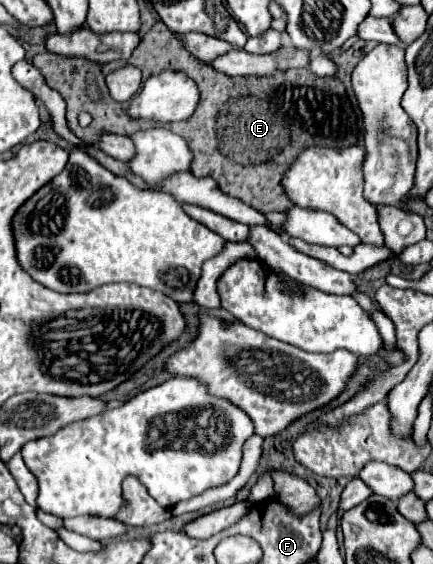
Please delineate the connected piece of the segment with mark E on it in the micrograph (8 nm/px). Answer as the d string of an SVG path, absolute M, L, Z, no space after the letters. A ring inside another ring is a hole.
M156 22L154 28L142 38L128 64L140 68L142 82L168 68L182 70L198 82L200 106L196 116L188 122L166 124L166 128L186 138L192 146L192 174L196 178L214 178L224 194L242 200L262 214L286 212L294 206L284 192L282 178L302 150L310 146L348 148L358 144L358 118L340 78L320 78L308 68L286 70L262 78L232 78L212 70L210 64L192 56L184 48L182 40L176 38L164 22ZM218 114L220 142L216 140Z

